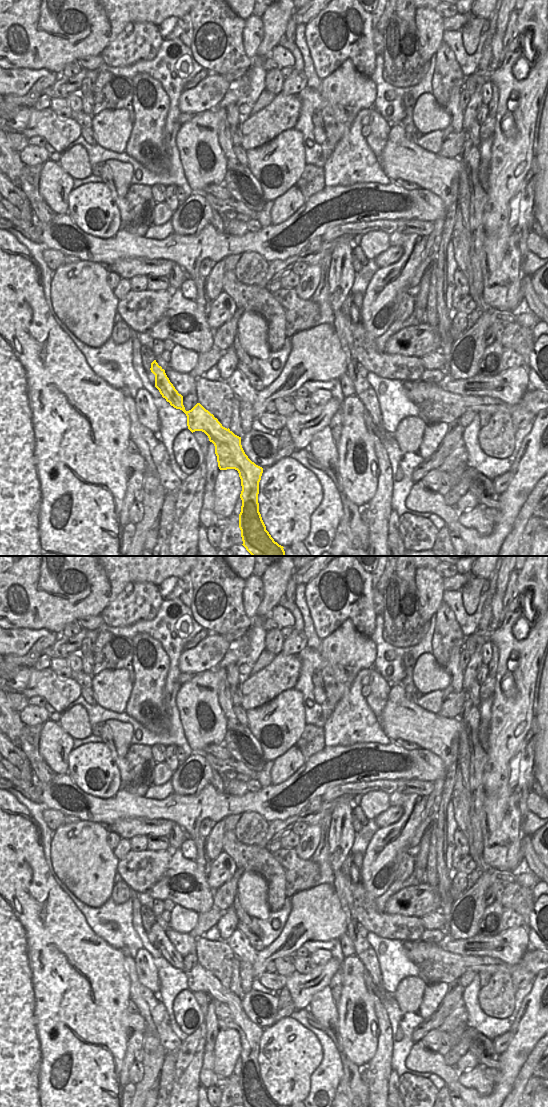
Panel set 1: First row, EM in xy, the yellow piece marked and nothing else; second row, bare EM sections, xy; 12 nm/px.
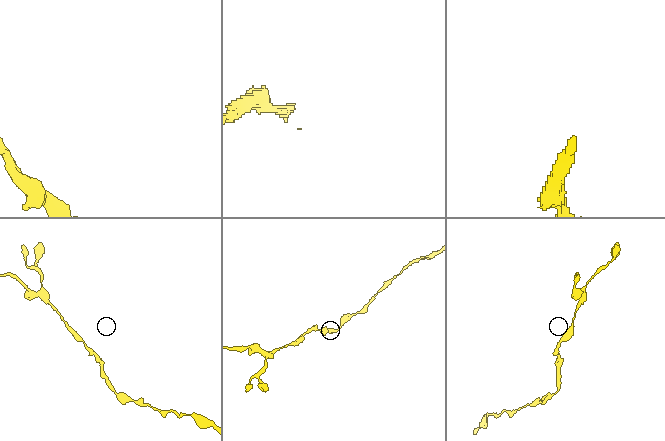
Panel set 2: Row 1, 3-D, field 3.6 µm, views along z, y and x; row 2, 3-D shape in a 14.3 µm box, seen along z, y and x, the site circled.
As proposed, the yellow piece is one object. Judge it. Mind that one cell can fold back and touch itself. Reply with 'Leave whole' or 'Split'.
Leave whole.

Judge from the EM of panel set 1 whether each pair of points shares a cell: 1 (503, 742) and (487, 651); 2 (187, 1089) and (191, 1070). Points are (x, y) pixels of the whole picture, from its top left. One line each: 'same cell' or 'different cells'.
1: different cells
2: same cell

